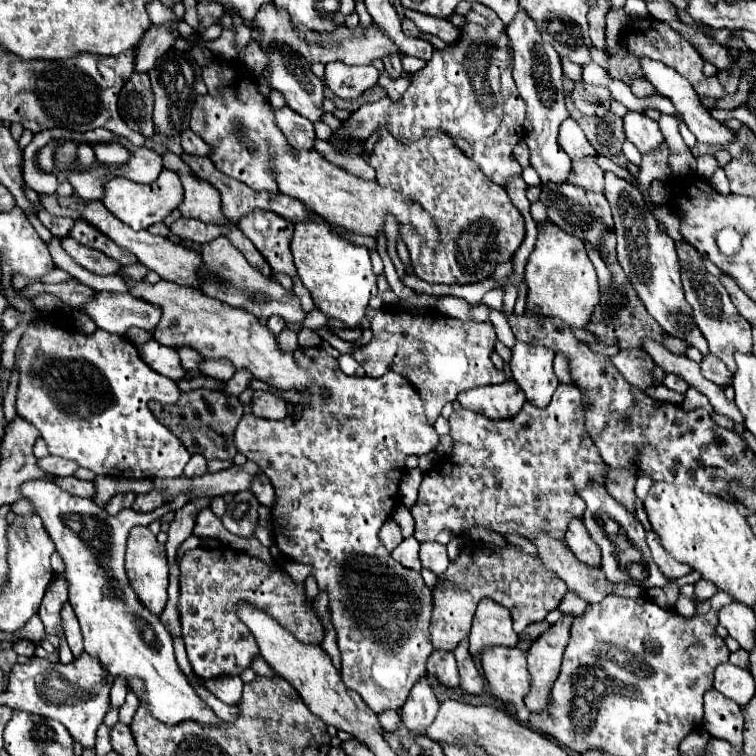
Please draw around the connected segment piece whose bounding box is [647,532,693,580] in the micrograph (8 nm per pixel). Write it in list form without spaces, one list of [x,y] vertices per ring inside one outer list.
[[[647,532],[647,544],[649,544],[649,548],[651,548],[653,562],[659,566],[659,570],[661,570],[667,578],[675,580],[675,578],[685,576],[685,574],[689,574],[689,572],[693,570],[691,566],[677,562],[665,548],[661,548],[661,540],[659,540],[659,536],[657,536],[655,532]]]

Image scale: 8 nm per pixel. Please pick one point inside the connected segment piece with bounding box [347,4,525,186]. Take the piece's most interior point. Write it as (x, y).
(467, 90)

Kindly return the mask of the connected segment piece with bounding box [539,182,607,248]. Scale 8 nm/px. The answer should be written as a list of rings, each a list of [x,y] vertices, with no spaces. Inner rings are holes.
[[[541,184],[541,198],[547,206],[547,216],[565,232],[579,236],[583,242],[591,242],[595,248],[599,246],[599,236],[607,232],[603,224],[593,220],[589,202],[585,198],[585,190],[571,184]]]

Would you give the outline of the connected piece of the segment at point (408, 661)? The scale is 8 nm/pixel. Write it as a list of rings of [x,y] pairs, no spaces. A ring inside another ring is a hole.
[[[297,348],[295,350],[295,358],[299,360],[299,364],[303,364],[311,376],[315,376],[317,384],[323,384],[323,388],[327,388],[327,400],[313,400],[309,406],[305,406],[303,416],[297,420],[291,418],[283,418],[283,420],[265,420],[265,418],[257,418],[255,414],[245,414],[235,430],[235,446],[241,454],[247,456],[247,460],[253,460],[259,464],[259,468],[263,468],[263,474],[273,482],[275,492],[277,492],[277,500],[275,500],[275,508],[273,512],[273,540],[275,546],[289,556],[293,562],[299,564],[309,564],[311,576],[315,576],[319,592],[327,592],[329,596],[329,610],[331,610],[331,622],[335,626],[335,632],[339,636],[339,650],[341,650],[341,678],[343,682],[359,692],[359,696],[365,700],[365,704],[373,710],[373,712],[383,712],[387,708],[399,710],[413,684],[427,672],[425,664],[433,652],[431,648],[431,640],[429,640],[429,620],[431,620],[431,610],[433,610],[433,598],[431,598],[431,588],[423,582],[421,574],[401,566],[397,560],[393,560],[393,556],[387,552],[387,548],[381,544],[379,540],[379,530],[383,526],[383,522],[393,514],[395,506],[399,504],[399,480],[401,480],[401,470],[405,470],[405,456],[413,454],[413,450],[417,450],[417,456],[421,454],[429,454],[435,452],[437,444],[439,444],[439,434],[435,432],[433,424],[427,420],[425,416],[425,404],[419,396],[419,392],[413,388],[413,384],[409,384],[407,378],[395,374],[395,372],[387,372],[385,376],[379,378],[369,378],[369,376],[361,376],[361,378],[351,378],[345,376],[337,364],[335,358],[331,358],[325,350],[319,348]]]

